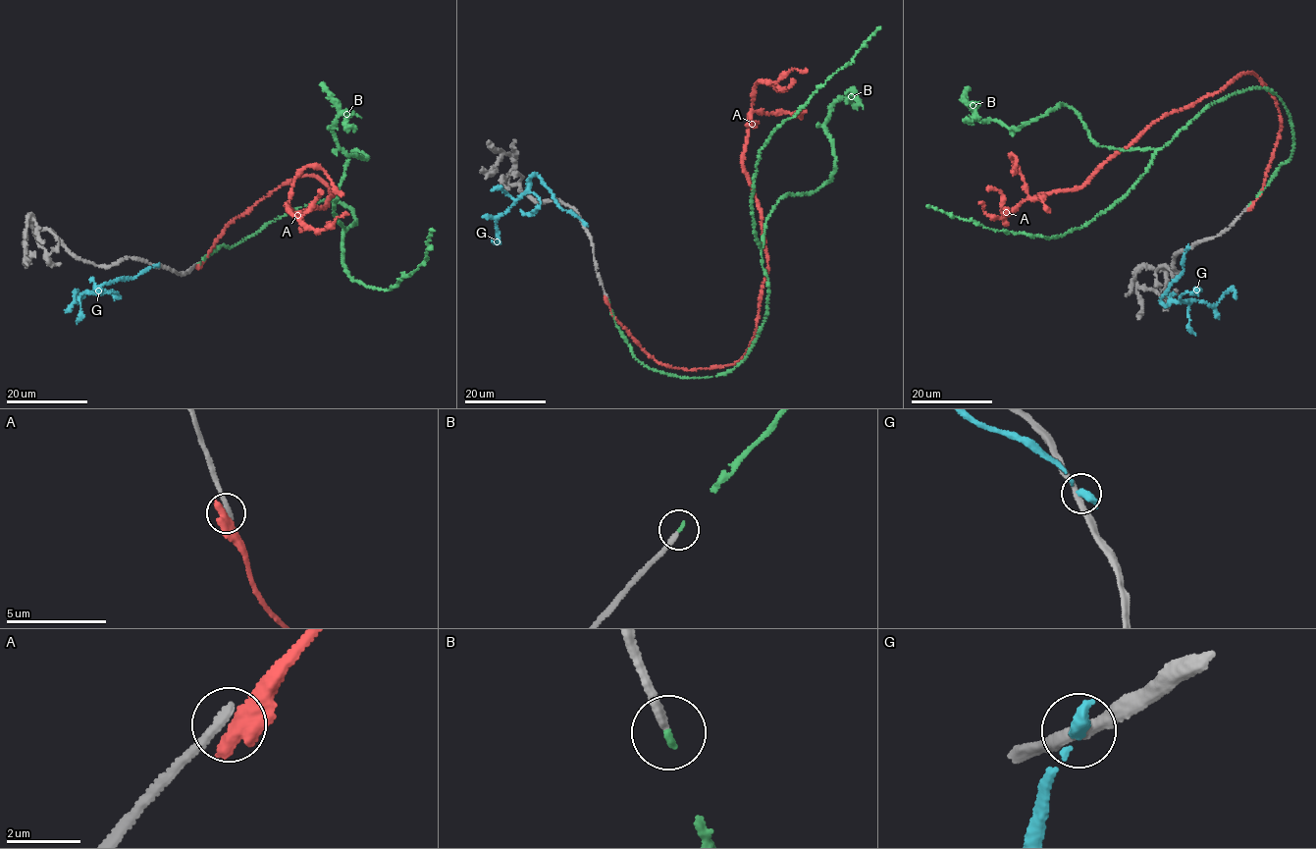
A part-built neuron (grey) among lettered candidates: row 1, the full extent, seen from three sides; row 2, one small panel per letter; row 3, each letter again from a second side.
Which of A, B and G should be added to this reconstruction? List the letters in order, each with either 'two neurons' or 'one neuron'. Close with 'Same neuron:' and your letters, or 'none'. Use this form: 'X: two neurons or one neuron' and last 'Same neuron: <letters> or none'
A: two neurons
B: one neuron
G: two neurons
Same neuron: B

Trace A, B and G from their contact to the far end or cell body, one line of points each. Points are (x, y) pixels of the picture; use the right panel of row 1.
A: (1248, 208), (1281, 127), (1276, 100), (1248, 72), (1158, 119), (1085, 183), (1025, 201), (1005, 222), (978, 201)
B: (1249, 204), (1293, 138), (1277, 95), (1252, 86), (1213, 102), (1128, 194), (1061, 235), (990, 230), (926, 205)
G: (1187, 248), (1182, 273), (1169, 285), (1162, 302), (1194, 300), (1213, 305), (1230, 289), (1235, 298)

